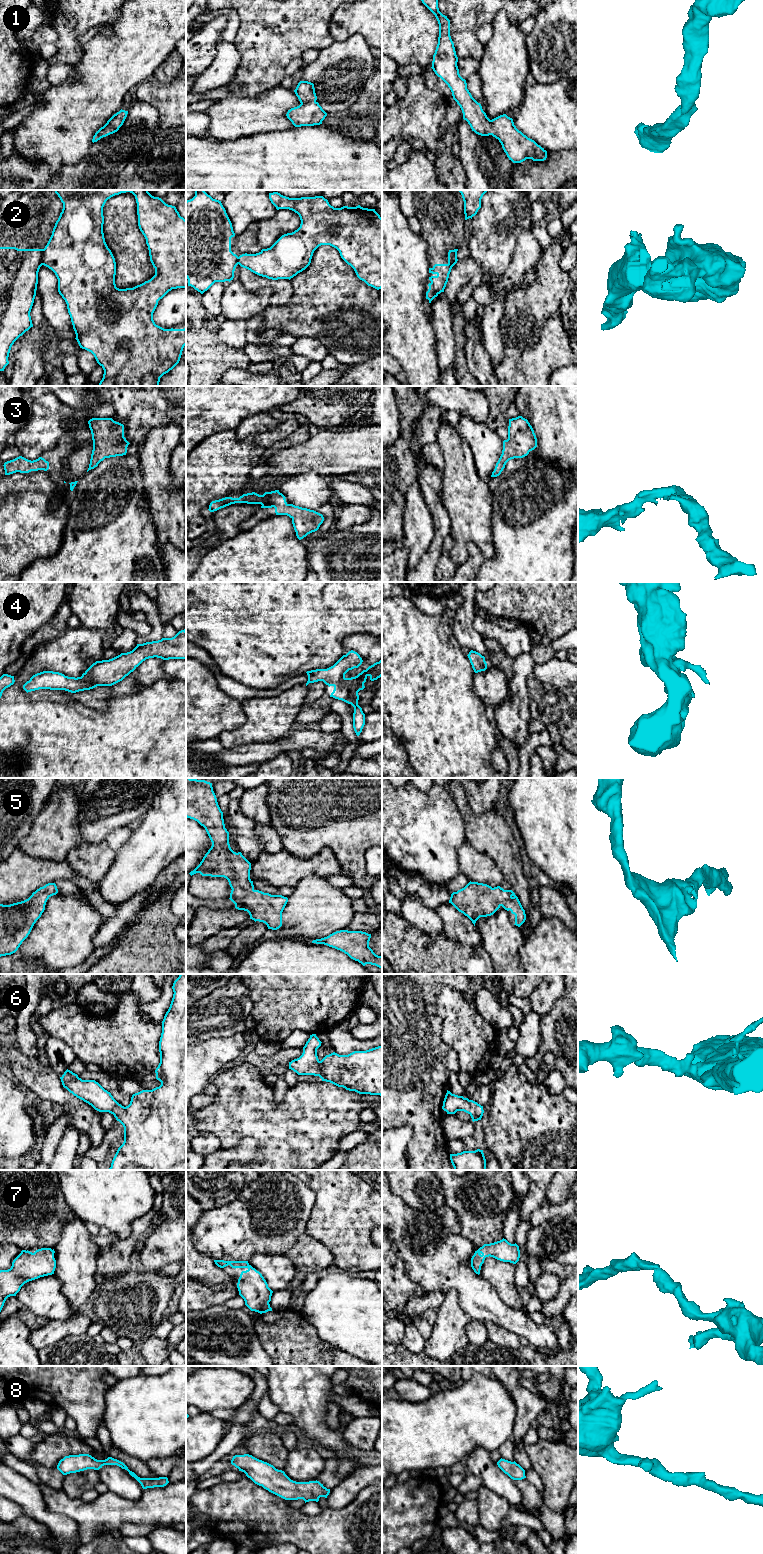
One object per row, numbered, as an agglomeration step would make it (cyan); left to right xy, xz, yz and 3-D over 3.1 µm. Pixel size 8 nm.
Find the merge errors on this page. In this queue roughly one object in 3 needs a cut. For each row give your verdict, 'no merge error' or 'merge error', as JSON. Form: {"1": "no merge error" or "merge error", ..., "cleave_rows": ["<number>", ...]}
{"1": "no merge error", "2": "merge error", "3": "no merge error", "4": "no merge error", "5": "no merge error", "6": "no merge error", "7": "no merge error", "8": "no merge error", "cleave_rows": ["2"]}

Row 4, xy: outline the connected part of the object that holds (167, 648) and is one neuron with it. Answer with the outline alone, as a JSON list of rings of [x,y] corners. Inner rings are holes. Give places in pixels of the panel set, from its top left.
[[[186,630],[179,631],[172,638],[137,644],[132,651],[112,659],[96,661],[81,677],[68,677],[53,671],[37,673],[23,685],[23,689],[27,693],[39,689],[76,693],[97,686],[112,686],[122,681],[143,661],[154,657],[163,660],[186,659]]]

